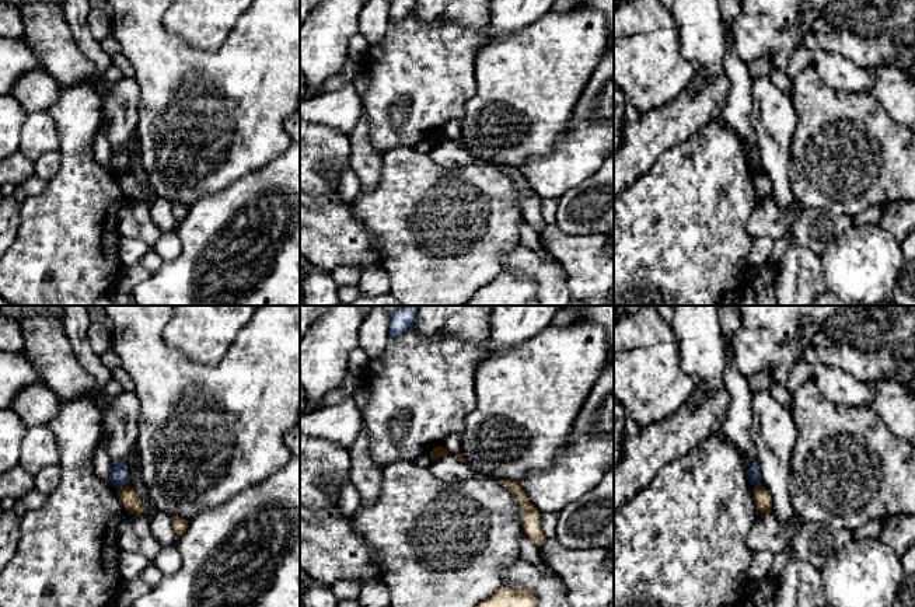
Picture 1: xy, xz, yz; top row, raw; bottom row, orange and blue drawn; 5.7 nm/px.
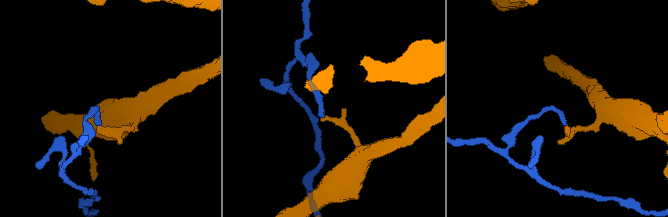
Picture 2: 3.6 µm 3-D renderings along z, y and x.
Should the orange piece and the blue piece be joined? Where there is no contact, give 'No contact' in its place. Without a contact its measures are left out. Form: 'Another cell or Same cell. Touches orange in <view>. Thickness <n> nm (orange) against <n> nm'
Another cell. Touches orange in xy. Thickness 100 nm (orange) against 110 nm

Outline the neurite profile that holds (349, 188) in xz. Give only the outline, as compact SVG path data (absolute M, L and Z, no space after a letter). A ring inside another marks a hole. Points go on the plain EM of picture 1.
M350 165L339 177L338 193L345 203L353 203L360 193L359 178Z

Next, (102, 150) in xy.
M105 129L98 130L94 140L94 157L101 165L113 172L111 167L111 151L112 149L109 146Z

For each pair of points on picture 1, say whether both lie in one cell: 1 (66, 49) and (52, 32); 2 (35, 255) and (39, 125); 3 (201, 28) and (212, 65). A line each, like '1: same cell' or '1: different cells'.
1: same cell
2: different cells
3: different cells

